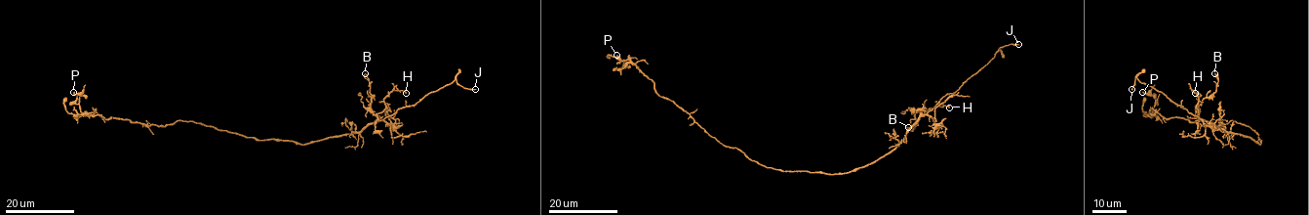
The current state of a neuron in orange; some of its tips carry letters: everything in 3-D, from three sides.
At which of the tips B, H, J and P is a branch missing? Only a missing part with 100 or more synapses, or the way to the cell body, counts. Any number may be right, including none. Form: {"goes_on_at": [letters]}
{"goes_on_at": ["J"]}

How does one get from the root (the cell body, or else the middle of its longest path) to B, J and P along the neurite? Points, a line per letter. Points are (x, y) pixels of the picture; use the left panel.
B: (271, 139), (306, 145), (330, 137), (358, 133), (371, 124), (376, 116), (371, 107), (374, 96), (365, 73)
J: (271, 139), (306, 145), (330, 137), (358, 133), (400, 108), (414, 106), (455, 78), (464, 88), (475, 89)
P: (271, 139), (256, 140), (191, 121), (145, 125), (96, 112), (84, 115), (80, 95), (73, 92)

